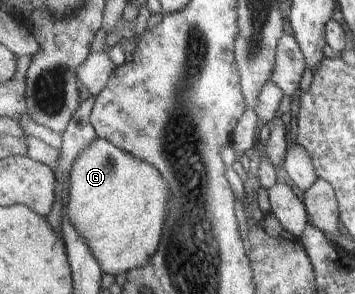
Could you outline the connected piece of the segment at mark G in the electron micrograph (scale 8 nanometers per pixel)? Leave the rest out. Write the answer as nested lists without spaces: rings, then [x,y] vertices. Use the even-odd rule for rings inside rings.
[[[98,137],[84,148],[76,159],[71,172],[67,213],[75,229],[87,240],[90,250],[98,259],[101,269],[114,277],[120,272],[145,267],[158,252],[169,216],[169,196],[171,192],[165,178],[154,165],[140,160]]]

